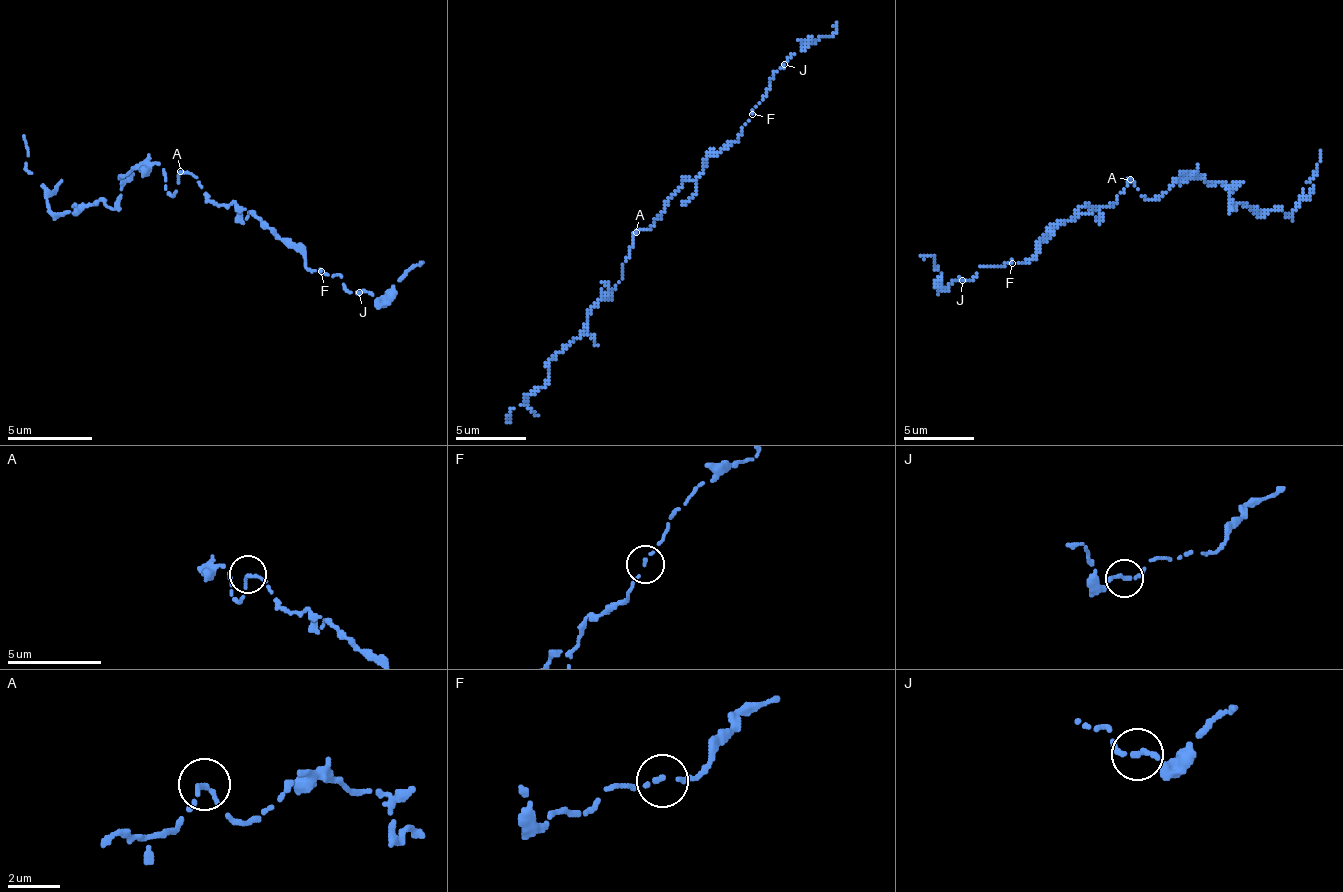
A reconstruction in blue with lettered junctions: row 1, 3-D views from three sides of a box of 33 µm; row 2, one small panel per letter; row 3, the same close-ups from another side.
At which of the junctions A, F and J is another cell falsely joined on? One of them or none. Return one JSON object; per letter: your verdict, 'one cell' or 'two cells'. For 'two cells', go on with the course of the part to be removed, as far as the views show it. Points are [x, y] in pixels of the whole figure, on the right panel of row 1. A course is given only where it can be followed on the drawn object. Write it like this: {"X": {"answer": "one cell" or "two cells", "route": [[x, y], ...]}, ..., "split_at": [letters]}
{"A": {"answer": "one cell"}, "F": {"answer": "one cell"}, "J": {"answer": "one cell"}, "split_at": []}

